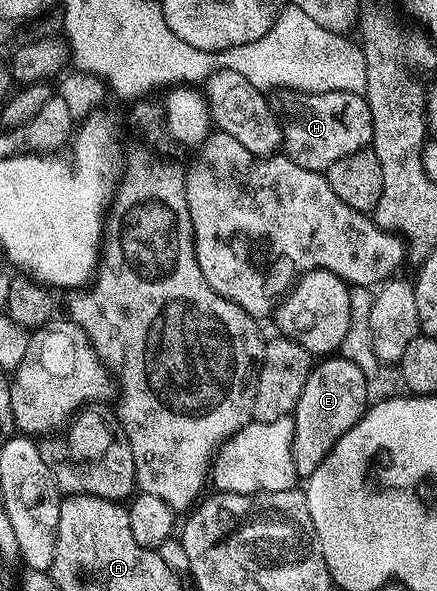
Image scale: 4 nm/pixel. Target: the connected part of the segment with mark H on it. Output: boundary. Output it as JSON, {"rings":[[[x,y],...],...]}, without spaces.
{"rings":[[[276,88],[267,97],[276,121],[280,125],[282,152],[311,172],[327,173],[328,167],[338,162],[338,158],[346,158],[346,154],[354,154],[358,150],[369,147],[372,143],[372,119],[370,106],[365,97],[358,92],[296,92],[293,88]]]}

